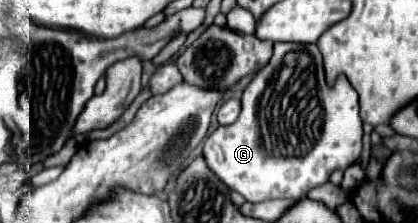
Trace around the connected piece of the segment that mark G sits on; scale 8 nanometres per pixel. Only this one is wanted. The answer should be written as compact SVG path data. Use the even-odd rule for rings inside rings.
M276 42L274 44L274 54L270 58L270 62L260 68L260 72L252 78L252 82L248 84L248 88L242 94L242 112L238 116L238 120L230 126L218 126L204 142L204 158L208 162L208 168L230 188L240 192L248 202L264 202L264 200L274 200L274 198L304 198L312 188L326 184L330 174L334 170L346 170L350 164L354 164L362 152L362 120L358 114L358 94L356 90L350 86L350 82L340 76L336 80L336 86L330 88L326 84L324 78L324 66L322 66L322 54L318 50L316 44L290 44L290 42Z

